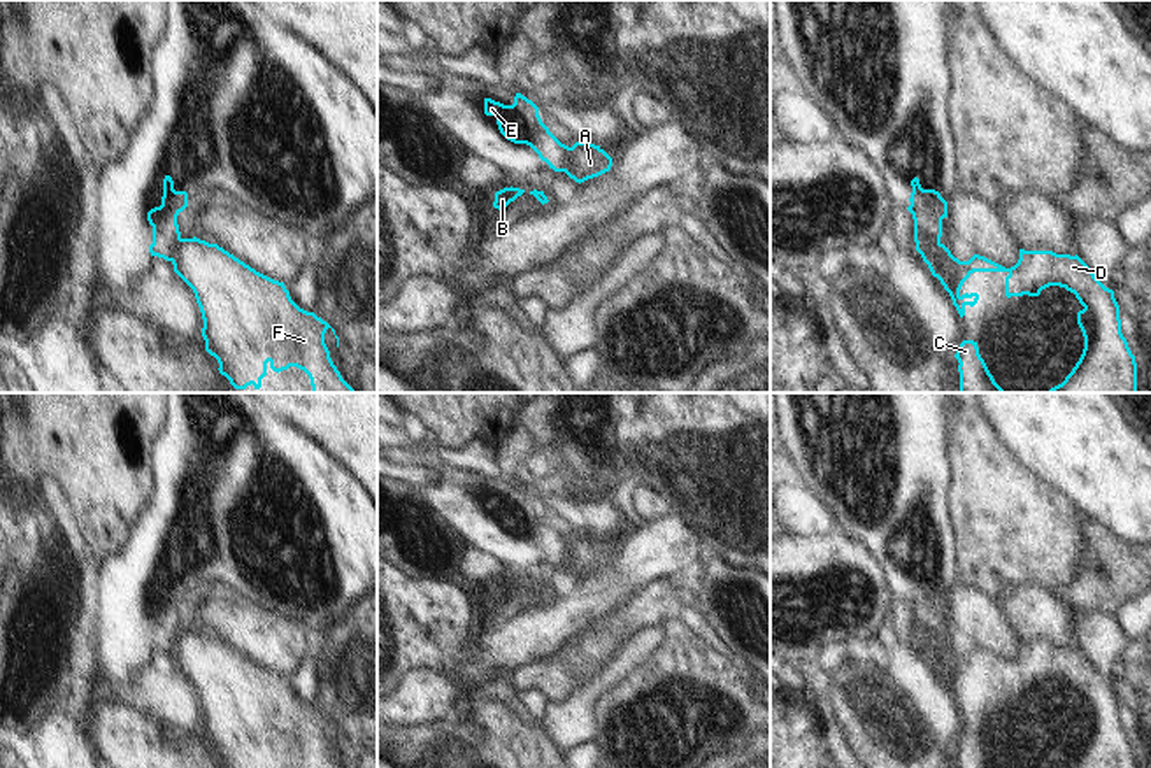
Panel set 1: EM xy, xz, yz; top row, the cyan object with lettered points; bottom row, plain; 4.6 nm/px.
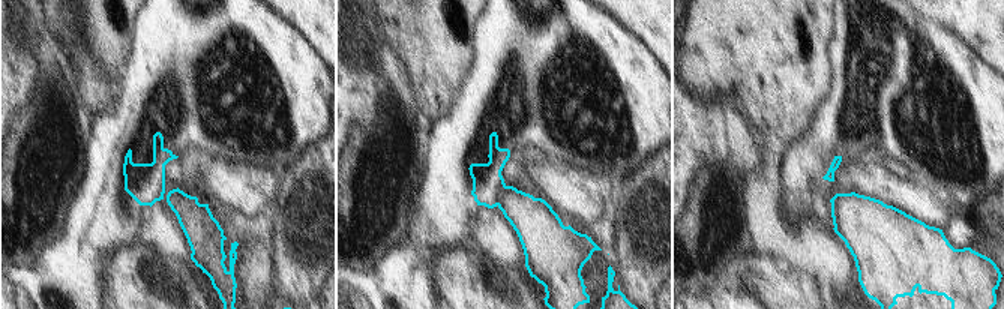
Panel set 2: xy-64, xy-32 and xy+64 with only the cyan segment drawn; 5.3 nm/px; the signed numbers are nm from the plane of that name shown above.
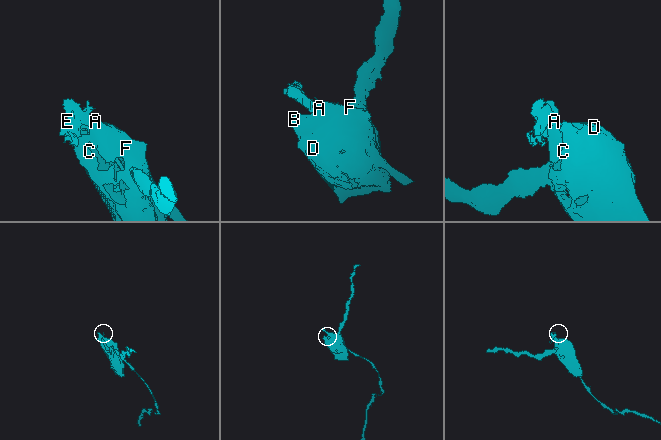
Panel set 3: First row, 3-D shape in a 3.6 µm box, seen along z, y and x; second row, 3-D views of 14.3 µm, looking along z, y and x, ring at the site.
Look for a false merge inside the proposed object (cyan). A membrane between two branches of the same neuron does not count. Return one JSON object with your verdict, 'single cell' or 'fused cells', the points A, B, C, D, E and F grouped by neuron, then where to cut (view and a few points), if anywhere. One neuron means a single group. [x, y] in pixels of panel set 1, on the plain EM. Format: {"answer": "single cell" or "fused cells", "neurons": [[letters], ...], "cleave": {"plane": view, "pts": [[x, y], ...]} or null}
{"answer": "fused cells", "neurons": [["A", "B", "C", "D", "F"], ["E"]], "cleave": {"plane": "xz", "pts": [[571, 540], [564, 563]]}}

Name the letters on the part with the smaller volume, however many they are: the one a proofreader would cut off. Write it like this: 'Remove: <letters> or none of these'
Remove: E

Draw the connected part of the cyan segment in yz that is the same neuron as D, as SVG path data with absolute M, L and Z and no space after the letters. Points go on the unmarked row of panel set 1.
M939 636L928 638L921 651L949 686L960 710L965 708L967 698L974 700L979 693L977 686L960 686L974 665L1007 665L1007 691L1039 689L1049 679L1065 680L1084 700L1077 705L1084 742L1069 768L1137 768L1135 749L1121 726L1114 684L1105 680L1077 647L1019 642L1018 656L1005 661L979 647L960 654L944 636Z

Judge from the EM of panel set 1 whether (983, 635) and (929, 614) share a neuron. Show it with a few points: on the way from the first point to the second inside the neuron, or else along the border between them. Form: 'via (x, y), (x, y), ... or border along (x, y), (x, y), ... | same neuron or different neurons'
border along (962, 583), (948, 591), (946, 609) | different neurons

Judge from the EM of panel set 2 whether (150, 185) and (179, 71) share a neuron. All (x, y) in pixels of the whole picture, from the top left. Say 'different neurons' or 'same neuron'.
same neuron

